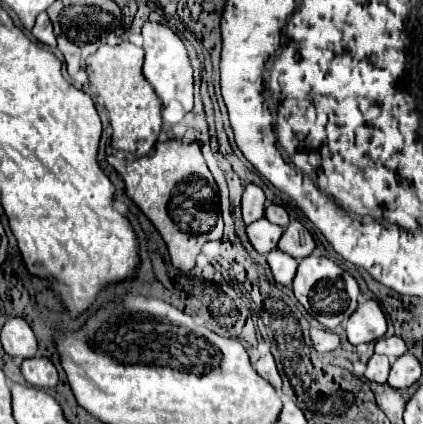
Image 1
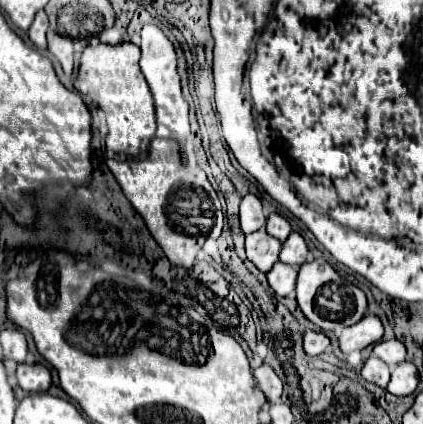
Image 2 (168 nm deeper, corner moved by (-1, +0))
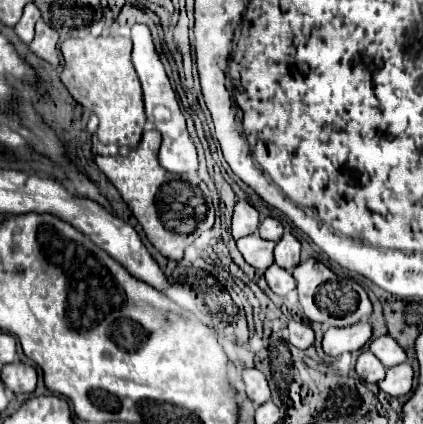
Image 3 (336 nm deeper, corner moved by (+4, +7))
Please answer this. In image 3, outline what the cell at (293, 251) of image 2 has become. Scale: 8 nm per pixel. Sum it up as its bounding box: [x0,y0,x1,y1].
[274,232,300,270]

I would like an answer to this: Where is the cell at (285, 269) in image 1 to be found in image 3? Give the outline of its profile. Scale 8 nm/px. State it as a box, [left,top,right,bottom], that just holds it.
[264,264,296,296]

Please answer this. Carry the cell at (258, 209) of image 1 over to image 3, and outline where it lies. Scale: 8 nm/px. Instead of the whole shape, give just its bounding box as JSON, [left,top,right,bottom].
[232,200,258,240]

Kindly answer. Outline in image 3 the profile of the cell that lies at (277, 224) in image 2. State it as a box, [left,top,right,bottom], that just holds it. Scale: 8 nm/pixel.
[260,218,282,242]

